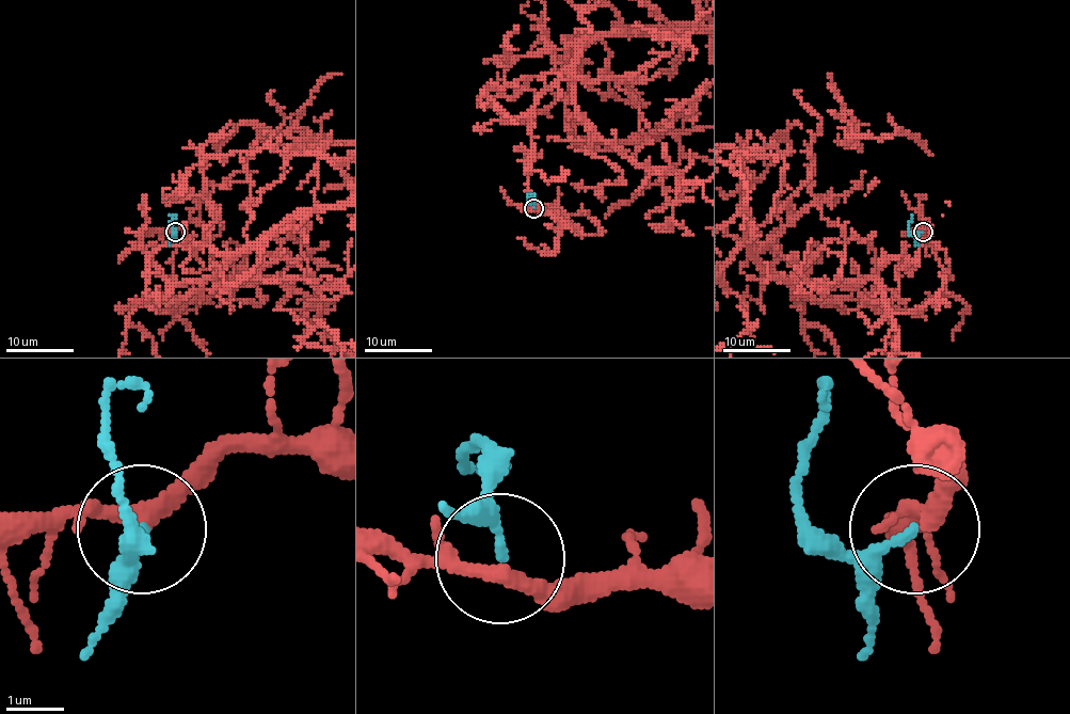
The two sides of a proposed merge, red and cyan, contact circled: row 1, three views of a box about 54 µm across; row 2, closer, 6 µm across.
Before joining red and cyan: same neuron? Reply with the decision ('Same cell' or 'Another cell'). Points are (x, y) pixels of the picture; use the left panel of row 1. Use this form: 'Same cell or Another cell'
Same cell

